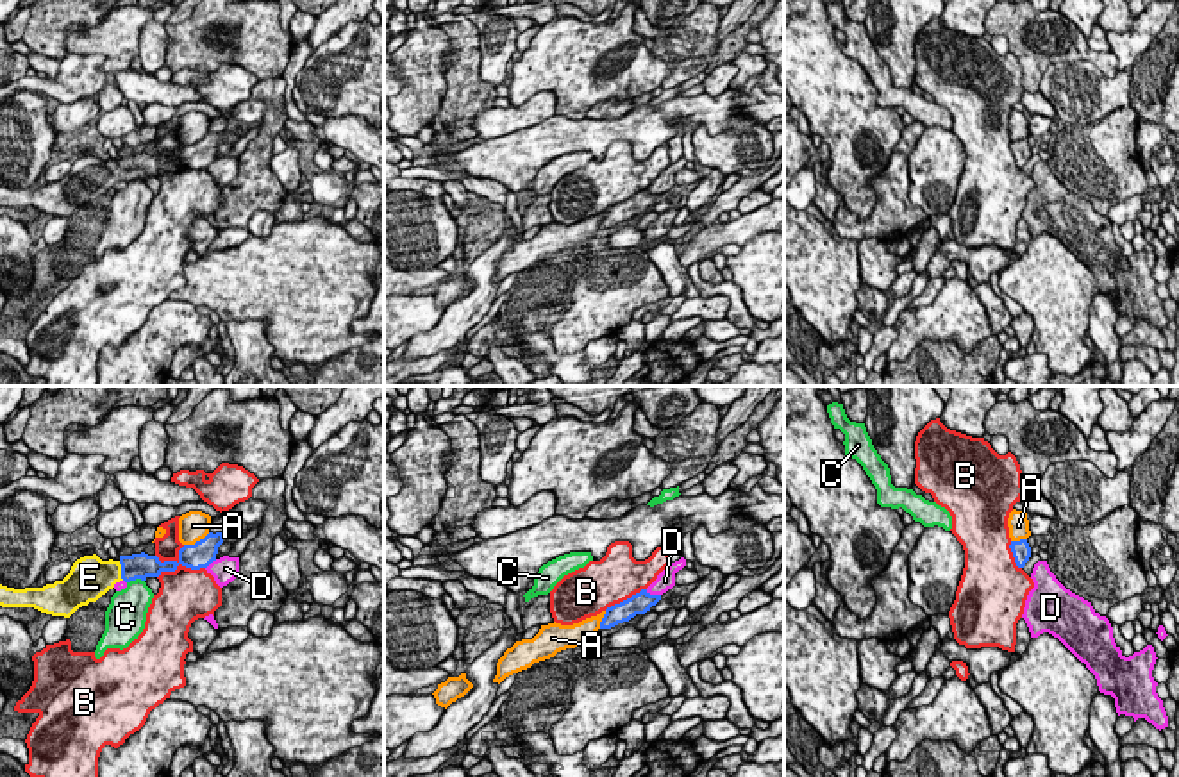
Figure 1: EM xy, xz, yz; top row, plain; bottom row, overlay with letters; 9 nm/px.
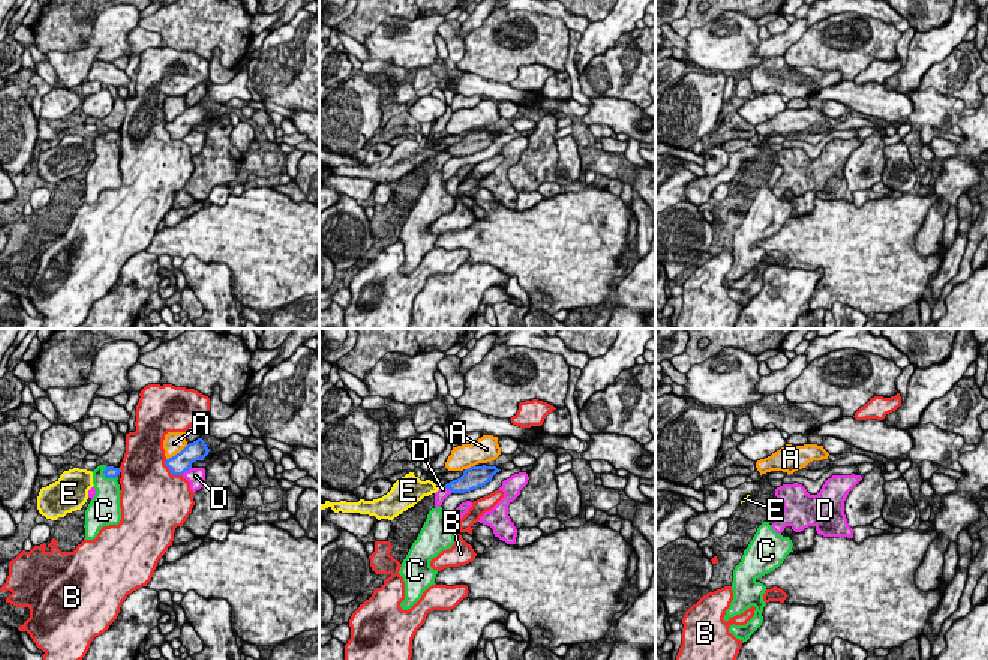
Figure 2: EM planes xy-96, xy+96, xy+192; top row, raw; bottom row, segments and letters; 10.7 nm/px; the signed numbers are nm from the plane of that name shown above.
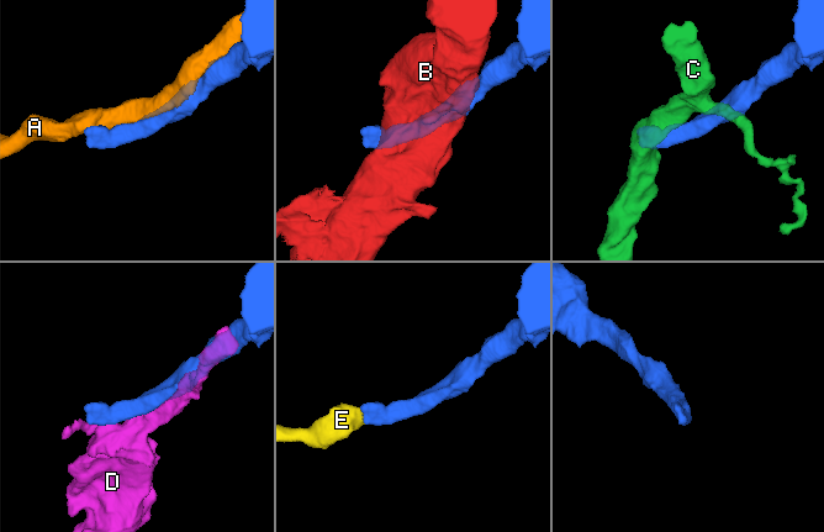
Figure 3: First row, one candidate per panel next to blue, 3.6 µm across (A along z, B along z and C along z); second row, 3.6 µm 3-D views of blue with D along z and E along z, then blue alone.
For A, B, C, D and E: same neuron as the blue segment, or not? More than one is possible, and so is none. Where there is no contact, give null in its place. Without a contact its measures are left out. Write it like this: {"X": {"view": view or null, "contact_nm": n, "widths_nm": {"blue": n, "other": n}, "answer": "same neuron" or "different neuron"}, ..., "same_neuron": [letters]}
{"A": {"view": "xy", "contact_nm": 260, "widths_nm": {"blue": 240, "other": 280}, "answer": "different neuron"}, "B": {"view": "xy", "contact_nm": 460, "widths_nm": {"blue": 240, "other": 380}, "answer": "different neuron"}, "C": {"view": "xy", "contact_nm": 160, "widths_nm": {"blue": 220, "other": 320}, "answer": "different neuron"}, "D": {"view": "xz", "contact_nm": 150, "widths_nm": {"blue": 190, "other": 170}, "answer": "different neuron"}, "E": {"view": "xy", "contact_nm": 180, "widths_nm": {"blue": 220, "other": 340}, "answer": "same neuron"}, "same_neuron": ["E"]}

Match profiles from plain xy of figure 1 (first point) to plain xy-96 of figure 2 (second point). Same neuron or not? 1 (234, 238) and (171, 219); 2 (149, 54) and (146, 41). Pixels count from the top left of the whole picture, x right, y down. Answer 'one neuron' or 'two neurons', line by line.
1: one neuron
2: one neuron

